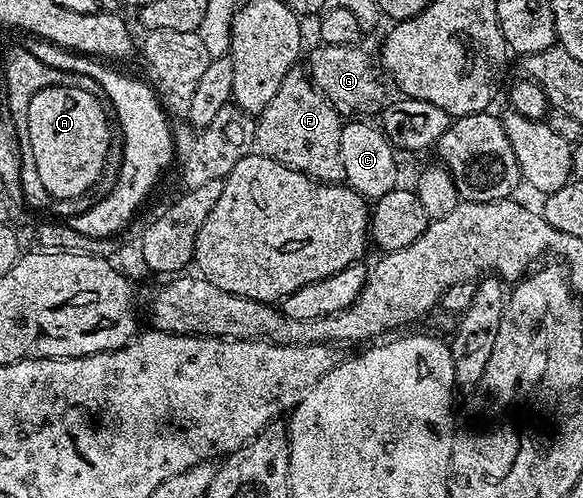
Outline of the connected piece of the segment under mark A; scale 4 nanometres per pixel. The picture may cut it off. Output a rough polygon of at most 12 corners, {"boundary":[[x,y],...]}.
{"boundary":[[31,96],[27,128],[50,199],[88,195],[108,154],[99,100]]}

